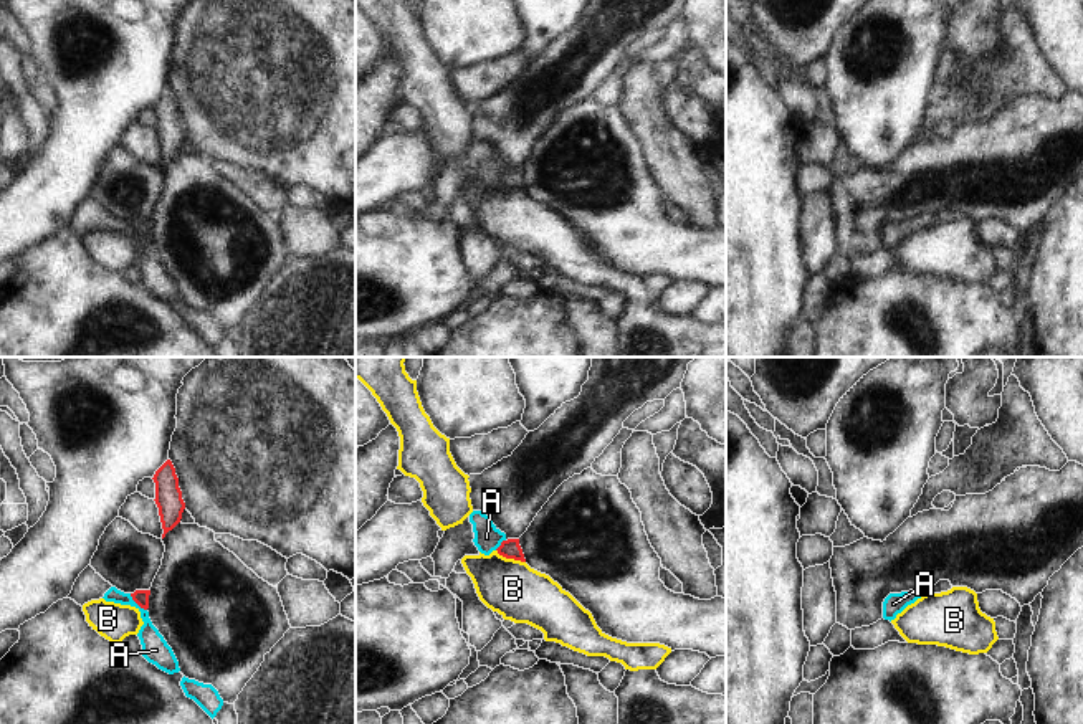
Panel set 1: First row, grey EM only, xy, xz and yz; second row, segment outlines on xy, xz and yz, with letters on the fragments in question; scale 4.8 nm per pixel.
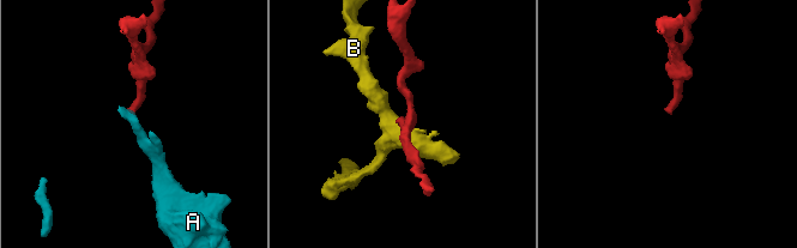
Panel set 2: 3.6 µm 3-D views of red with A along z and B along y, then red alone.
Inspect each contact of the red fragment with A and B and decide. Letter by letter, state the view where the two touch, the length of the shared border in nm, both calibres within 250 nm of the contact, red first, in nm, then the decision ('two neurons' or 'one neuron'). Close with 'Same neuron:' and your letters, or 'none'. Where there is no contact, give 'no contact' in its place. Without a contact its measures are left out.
A: contact in xy; length 120 nm; calibres 80 and 130 nm; two neurons
B: contact in xz; length 160 nm; calibres 90 and 280 nm; two neurons
Same neuron: none

